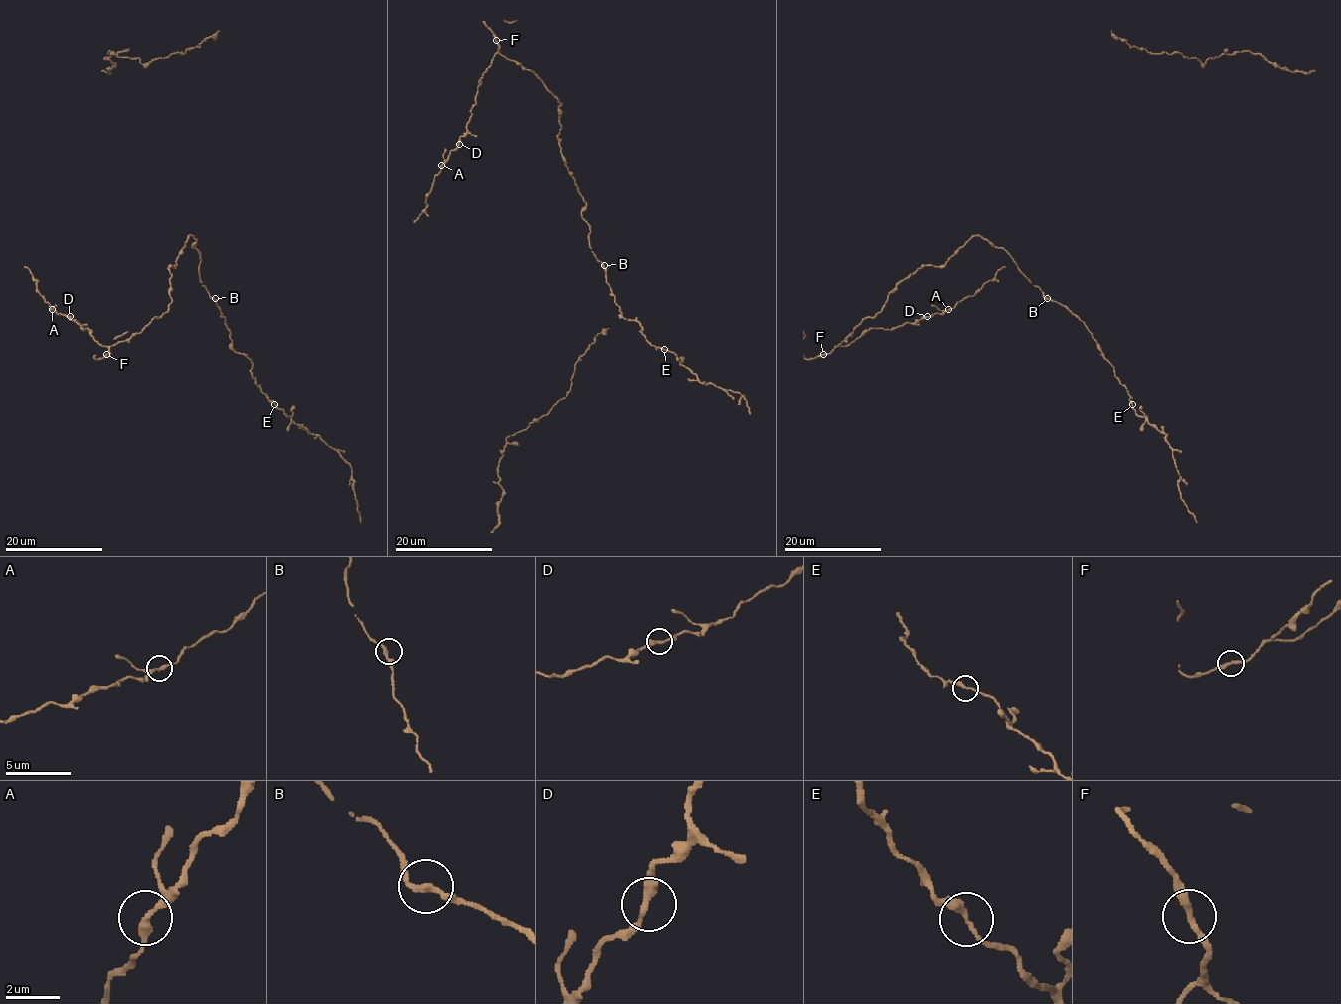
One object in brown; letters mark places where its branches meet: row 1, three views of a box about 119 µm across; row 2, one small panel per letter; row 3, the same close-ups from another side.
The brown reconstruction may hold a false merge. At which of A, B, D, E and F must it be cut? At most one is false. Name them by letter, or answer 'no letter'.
no letter

